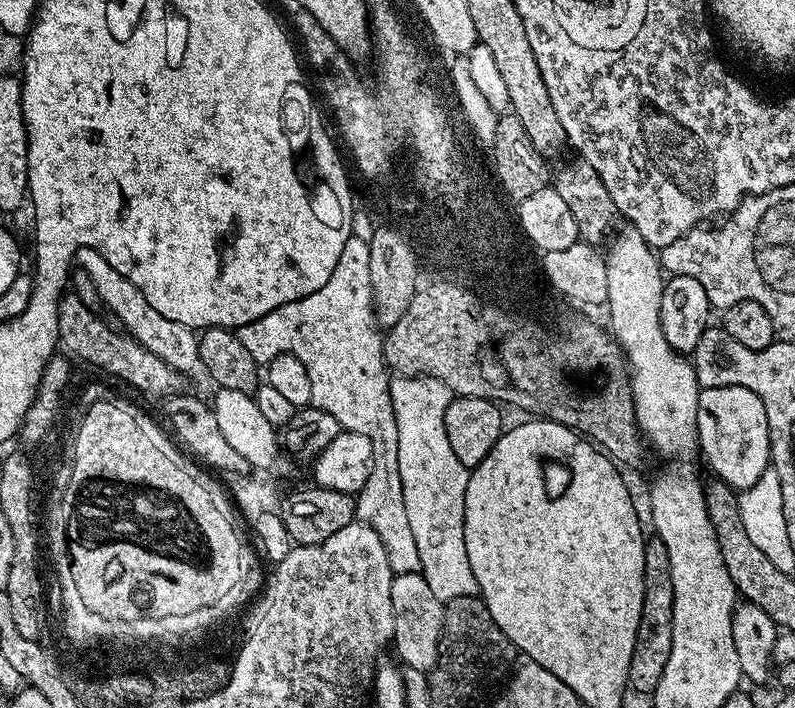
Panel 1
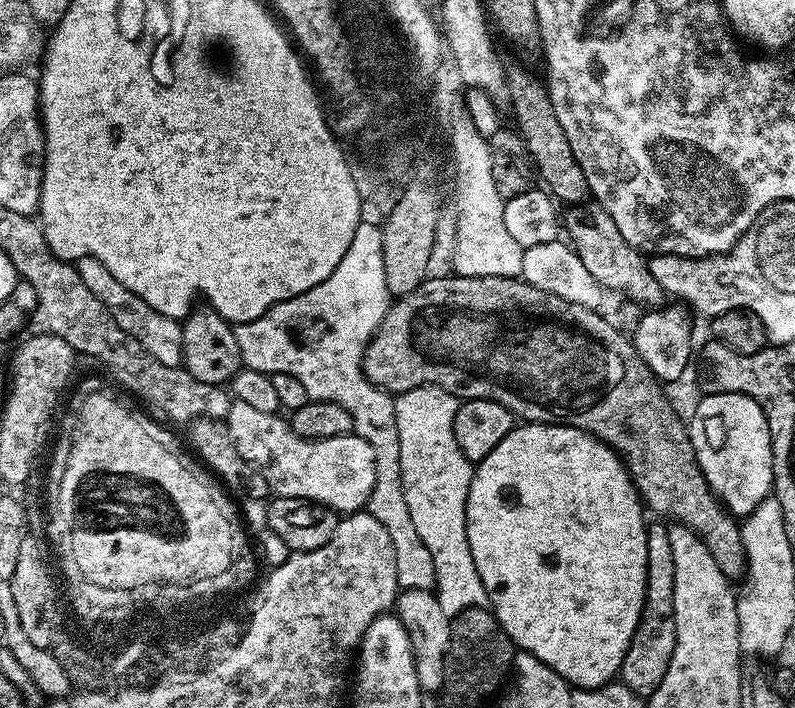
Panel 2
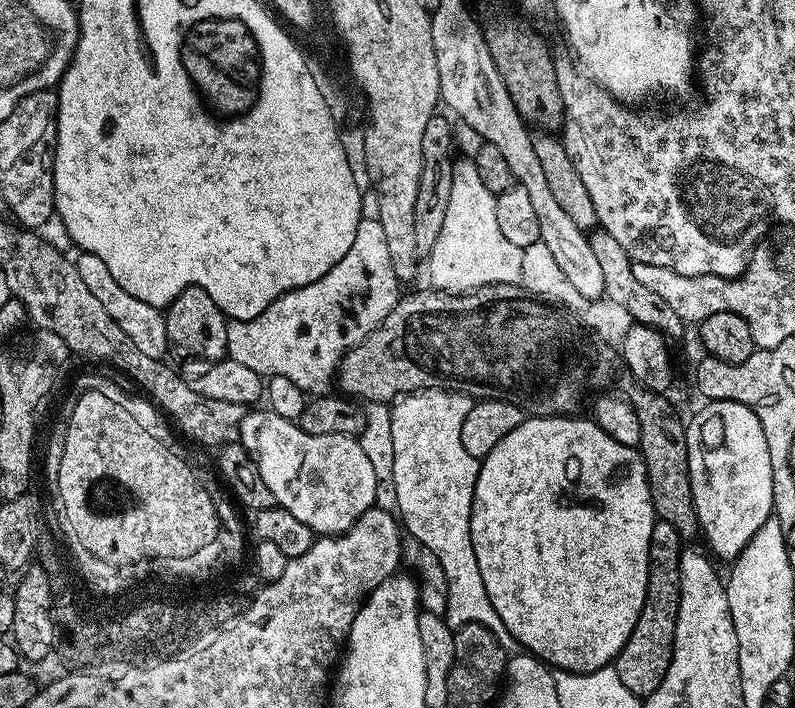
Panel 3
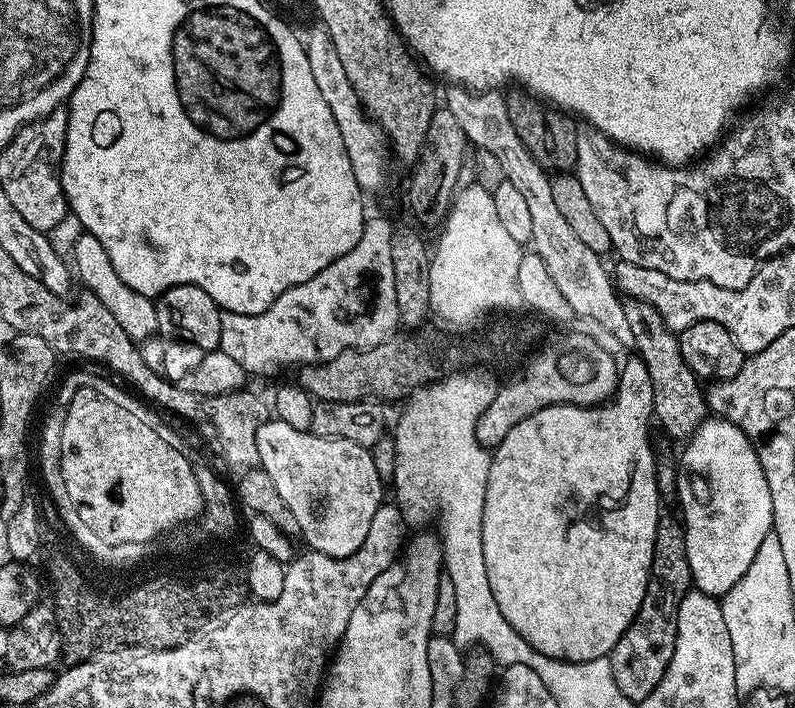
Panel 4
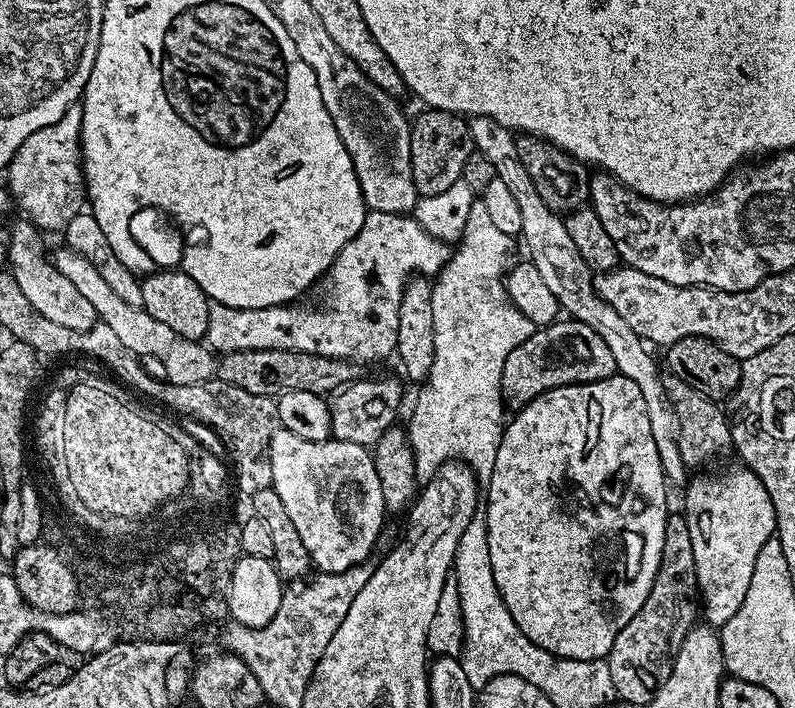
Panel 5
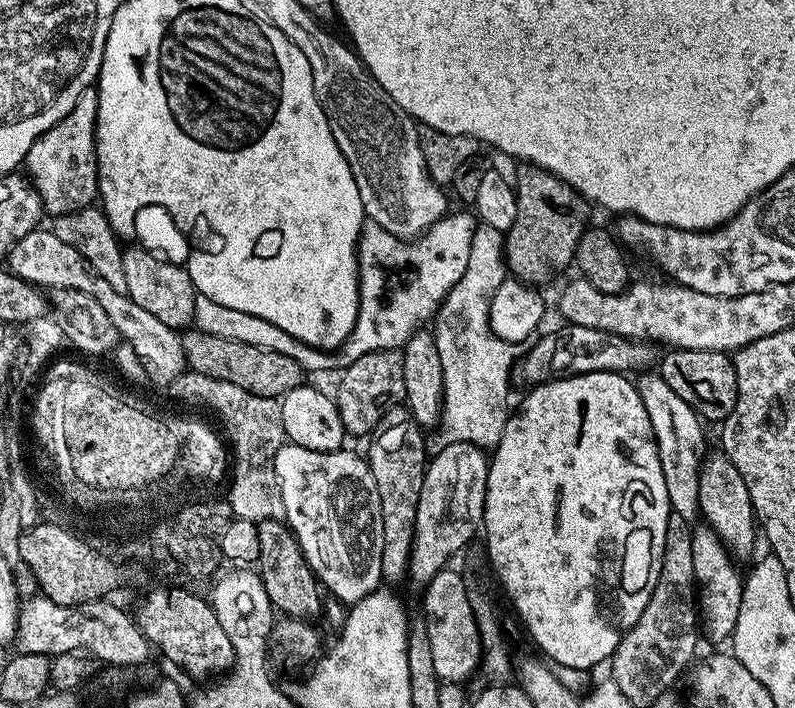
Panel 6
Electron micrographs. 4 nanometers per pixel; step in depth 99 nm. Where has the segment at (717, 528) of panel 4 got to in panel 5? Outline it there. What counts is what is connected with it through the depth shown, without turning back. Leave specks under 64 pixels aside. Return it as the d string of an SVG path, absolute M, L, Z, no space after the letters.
M737 466L721 472L708 471L701 471L687 481L683 489L682 515L690 526L690 546L694 546L694 570L700 583L698 596L703 604L703 619L709 625L721 626L738 612L746 590L750 590L758 550L773 539L776 515L766 486L762 486L748 468Z

